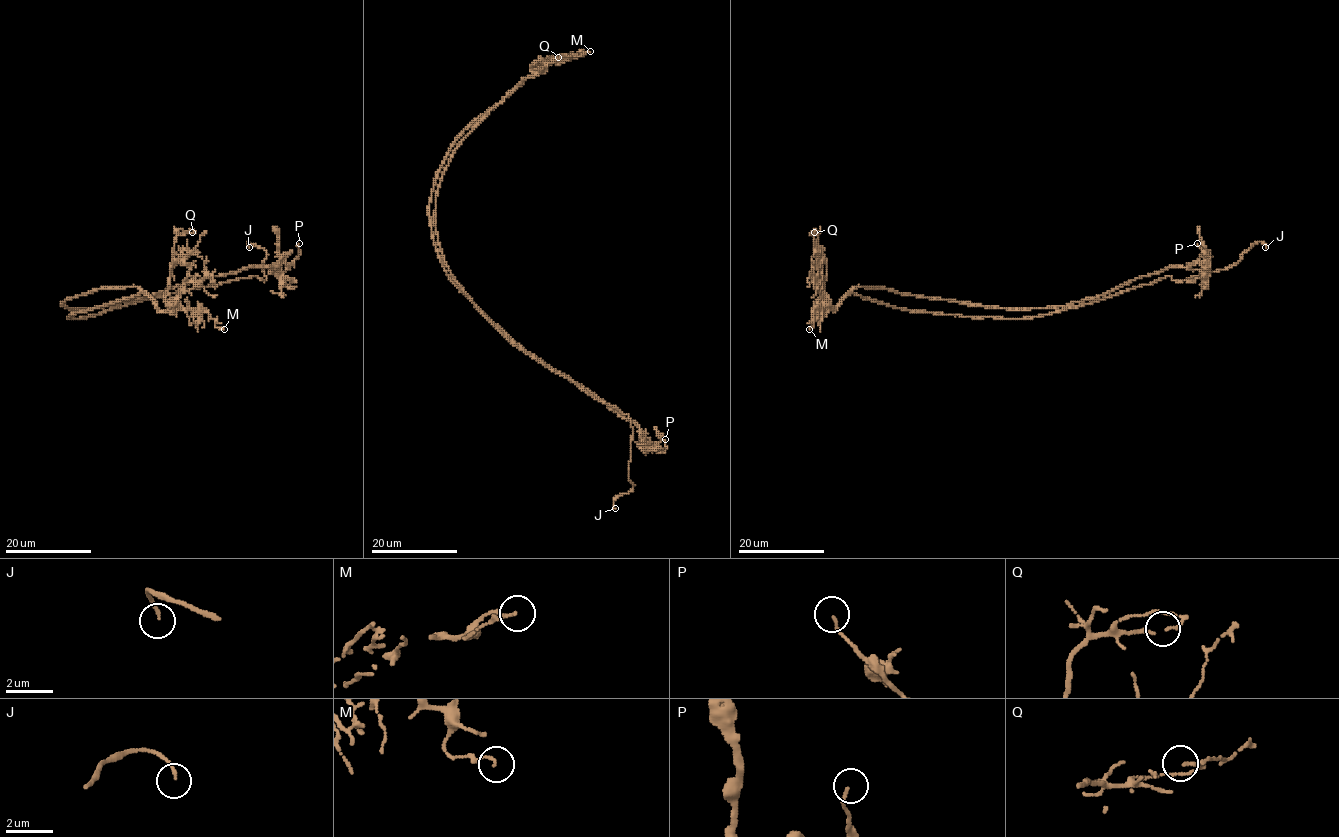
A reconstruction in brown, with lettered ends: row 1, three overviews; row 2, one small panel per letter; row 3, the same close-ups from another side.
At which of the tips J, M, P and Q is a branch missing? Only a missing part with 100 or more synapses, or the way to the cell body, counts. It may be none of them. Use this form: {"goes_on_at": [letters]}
{"goes_on_at": ["J"]}

